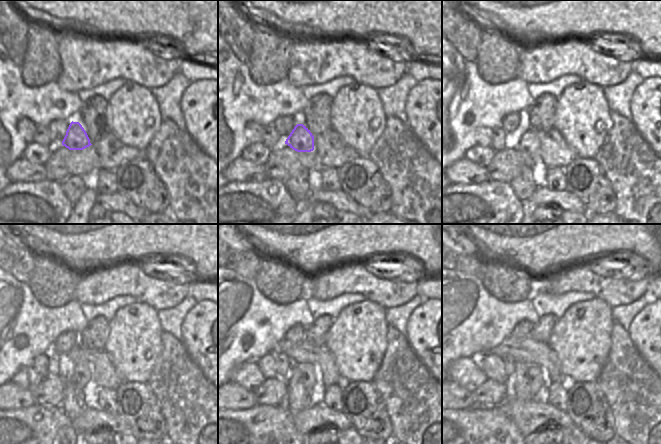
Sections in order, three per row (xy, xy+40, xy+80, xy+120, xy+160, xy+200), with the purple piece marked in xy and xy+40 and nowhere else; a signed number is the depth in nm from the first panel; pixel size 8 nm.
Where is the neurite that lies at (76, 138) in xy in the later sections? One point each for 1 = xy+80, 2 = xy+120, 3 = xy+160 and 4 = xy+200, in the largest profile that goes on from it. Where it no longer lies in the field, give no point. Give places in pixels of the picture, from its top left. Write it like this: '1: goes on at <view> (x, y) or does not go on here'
1: goes on at xy+80 (528, 144)
2: goes on at xy+120 (82, 369)
3: goes on at xy+160 (310, 374)
4: goes on at xy+200 (535, 371)

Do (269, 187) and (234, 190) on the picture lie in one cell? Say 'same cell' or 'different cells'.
same cell

